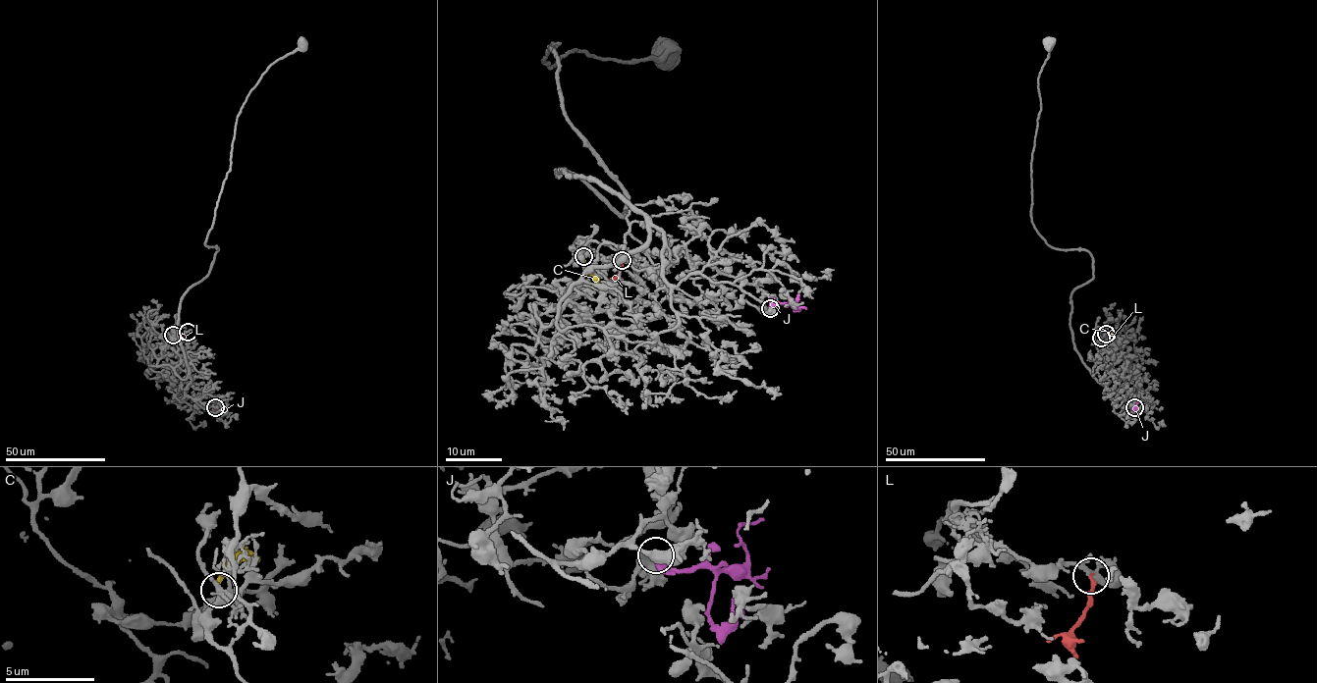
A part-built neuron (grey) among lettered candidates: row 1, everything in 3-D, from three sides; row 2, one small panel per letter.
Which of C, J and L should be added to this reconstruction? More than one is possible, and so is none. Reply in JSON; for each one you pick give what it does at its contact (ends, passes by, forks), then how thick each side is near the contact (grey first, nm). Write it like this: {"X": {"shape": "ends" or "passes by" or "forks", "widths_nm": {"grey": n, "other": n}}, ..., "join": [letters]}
{"C": {"shape": "ends", "widths_nm": {"grey": 360, "other": 200}}, "L": {"shape": "ends", "widths_nm": {"grey": 200, "other": 240}}, "join": ["C", "L"]}

